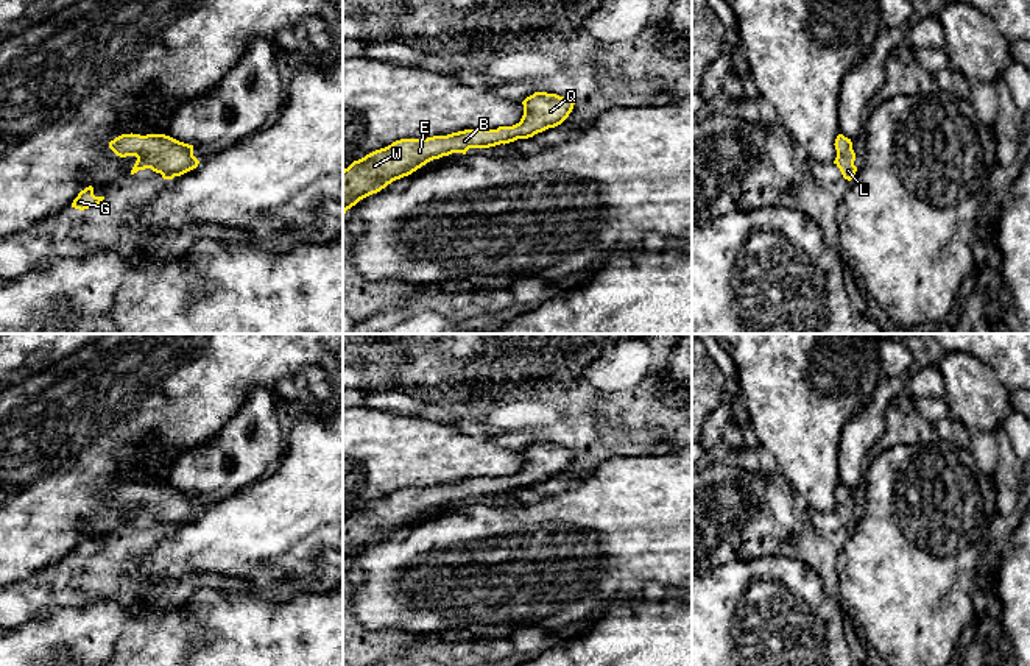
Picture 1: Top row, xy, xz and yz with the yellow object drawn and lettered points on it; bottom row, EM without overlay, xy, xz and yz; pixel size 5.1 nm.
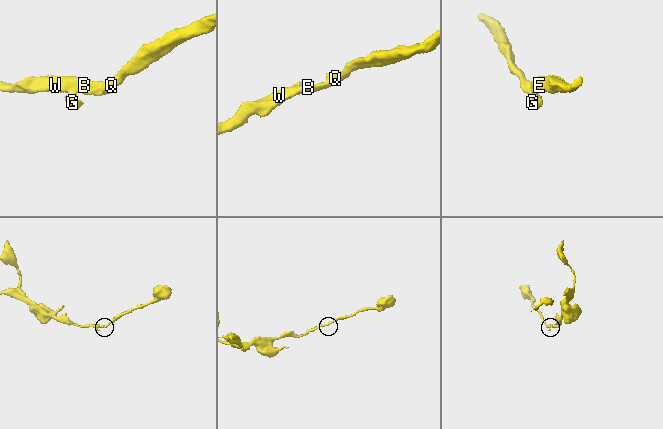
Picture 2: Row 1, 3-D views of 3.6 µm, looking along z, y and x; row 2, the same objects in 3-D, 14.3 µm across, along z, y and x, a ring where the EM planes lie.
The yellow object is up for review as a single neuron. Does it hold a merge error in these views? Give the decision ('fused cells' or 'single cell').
single cell

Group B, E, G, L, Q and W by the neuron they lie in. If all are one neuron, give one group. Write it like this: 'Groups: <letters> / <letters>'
Groups: B E G L Q W

